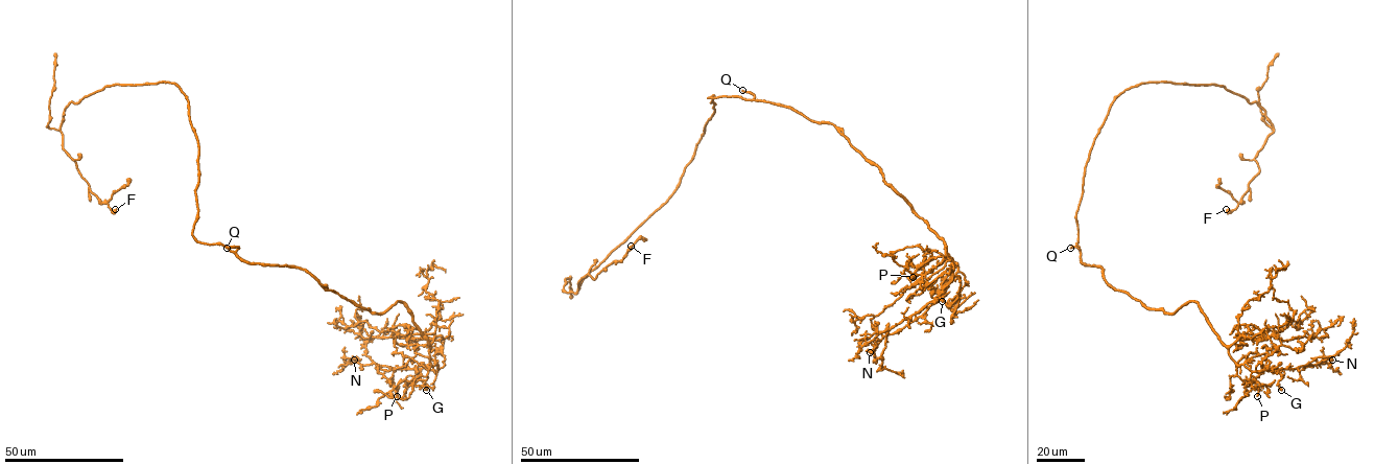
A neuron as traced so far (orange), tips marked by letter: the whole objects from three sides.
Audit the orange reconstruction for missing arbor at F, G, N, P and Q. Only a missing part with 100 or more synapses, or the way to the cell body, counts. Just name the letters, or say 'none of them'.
Q

